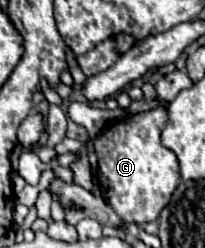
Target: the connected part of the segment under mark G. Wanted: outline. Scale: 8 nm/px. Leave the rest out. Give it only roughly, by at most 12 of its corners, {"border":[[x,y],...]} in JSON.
{"border":[[166,108],[94,140],[98,186],[124,222],[154,222],[180,182]]}

